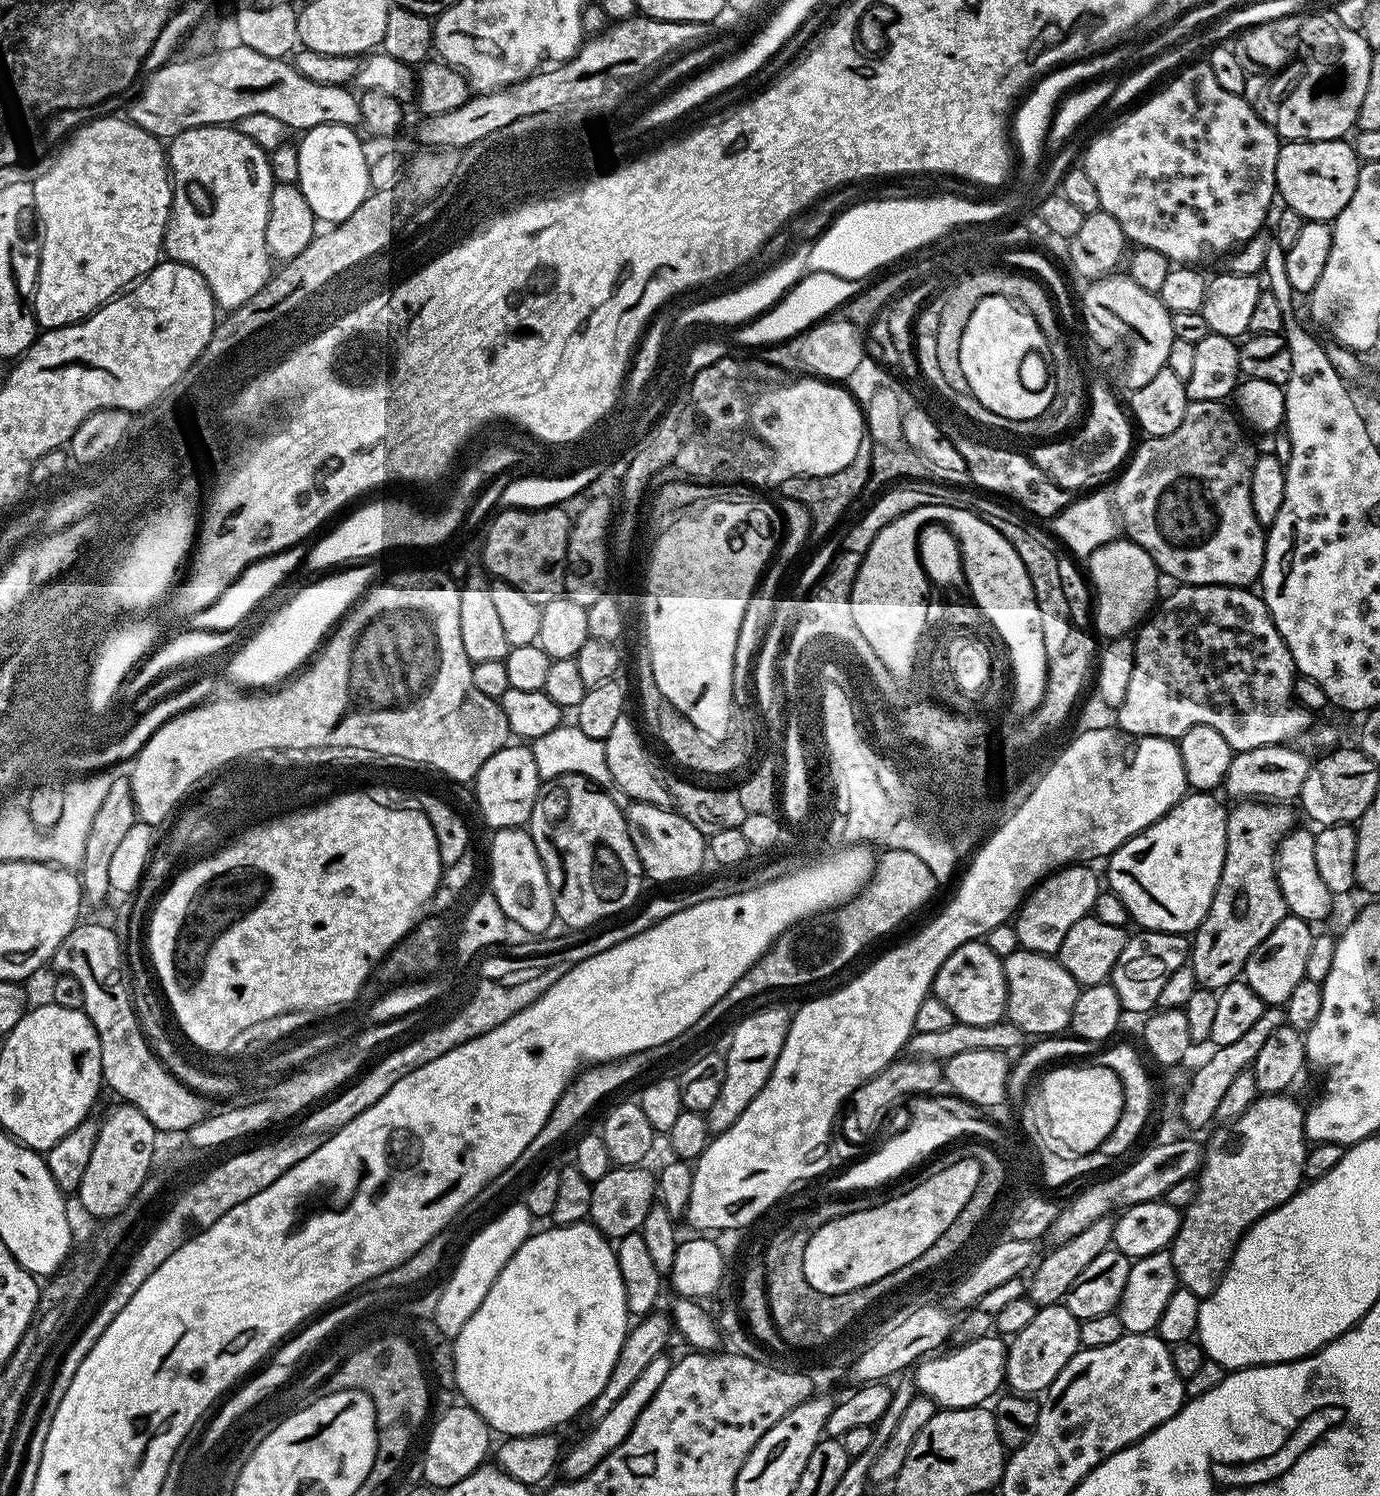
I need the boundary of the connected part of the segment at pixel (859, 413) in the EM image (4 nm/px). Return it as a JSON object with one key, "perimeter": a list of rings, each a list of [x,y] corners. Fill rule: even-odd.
{"perimeter":[[[821,378],[809,379],[786,382],[781,391],[766,395],[754,410],[757,431],[776,448],[776,456],[780,456],[780,460],[784,460],[784,464],[792,468],[794,477],[829,476],[844,470],[854,460],[859,443],[866,435],[863,409],[859,409],[851,394],[842,389],[845,387]]]}

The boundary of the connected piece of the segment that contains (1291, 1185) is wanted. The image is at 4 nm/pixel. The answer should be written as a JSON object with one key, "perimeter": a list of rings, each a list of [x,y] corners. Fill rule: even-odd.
{"perimeter":[[[1281,1094],[1279,1096],[1261,1095],[1253,1104],[1245,1110],[1245,1112],[1238,1117],[1237,1120],[1232,1121],[1231,1124],[1225,1124],[1217,1127],[1216,1133],[1212,1136],[1212,1141],[1207,1141],[1204,1149],[1204,1163],[1198,1173],[1198,1187],[1196,1189],[1196,1197],[1194,1202],[1183,1209],[1182,1219],[1180,1222],[1180,1229],[1170,1245],[1172,1254],[1172,1261],[1174,1262],[1174,1270],[1176,1271],[1177,1281],[1185,1288],[1193,1292],[1195,1296],[1206,1297],[1217,1288],[1220,1284],[1220,1279],[1224,1276],[1224,1271],[1228,1268],[1228,1264],[1232,1260],[1232,1255],[1236,1249],[1236,1244],[1243,1238],[1244,1233],[1248,1231],[1249,1226],[1258,1219],[1264,1216],[1270,1210],[1274,1210],[1278,1206],[1282,1206],[1292,1197],[1295,1192],[1300,1191],[1302,1181],[1304,1180],[1304,1159],[1308,1156],[1309,1145],[1304,1138],[1304,1114],[1305,1109],[1299,1108],[1294,1101],[1291,1100],[1291,1095]]]}

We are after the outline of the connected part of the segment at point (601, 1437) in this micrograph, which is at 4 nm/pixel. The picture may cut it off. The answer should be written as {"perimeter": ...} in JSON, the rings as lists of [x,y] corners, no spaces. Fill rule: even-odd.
{"perimeter":[[[665,1354],[654,1358],[646,1366],[646,1370],[642,1370],[640,1377],[630,1385],[630,1390],[626,1390],[626,1394],[622,1394],[622,1398],[618,1398],[618,1402],[614,1402],[614,1407],[606,1414],[606,1418],[595,1421],[592,1429],[581,1438],[580,1442],[572,1449],[565,1451],[562,1456],[562,1472],[564,1468],[565,1477],[568,1480],[577,1480],[586,1474],[590,1474],[590,1470],[594,1470],[594,1466],[598,1466],[598,1462],[602,1462],[602,1458],[606,1458],[606,1454],[610,1454],[610,1450],[614,1450],[618,1446],[622,1446],[622,1442],[626,1442],[626,1434],[630,1434],[630,1430],[634,1426],[634,1422],[638,1422],[638,1414],[642,1414],[642,1410],[646,1408],[646,1402],[650,1402],[650,1398],[654,1398],[654,1394],[658,1394],[658,1386],[662,1386],[662,1382],[666,1382],[666,1374],[670,1374],[674,1360],[671,1355]]]}

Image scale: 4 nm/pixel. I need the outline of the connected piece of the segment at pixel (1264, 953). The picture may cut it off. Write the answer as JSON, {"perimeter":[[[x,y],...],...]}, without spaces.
{"perimeter":[[[1287,915],[1256,949],[1250,954],[1242,973],[1244,983],[1262,998],[1266,1006],[1282,1006],[1290,998],[1294,986],[1302,982],[1306,974],[1306,958],[1310,955],[1310,946],[1314,935],[1313,925],[1309,921],[1294,915]]]}

